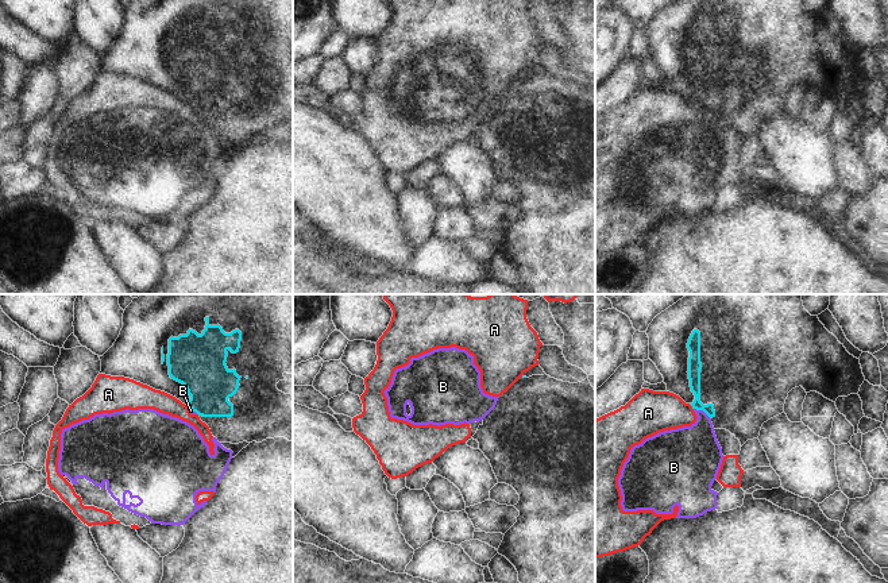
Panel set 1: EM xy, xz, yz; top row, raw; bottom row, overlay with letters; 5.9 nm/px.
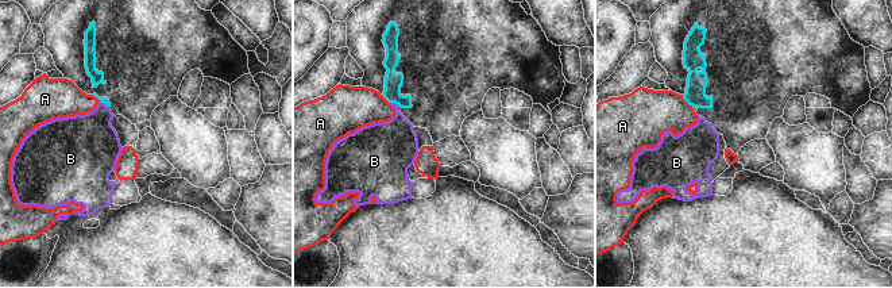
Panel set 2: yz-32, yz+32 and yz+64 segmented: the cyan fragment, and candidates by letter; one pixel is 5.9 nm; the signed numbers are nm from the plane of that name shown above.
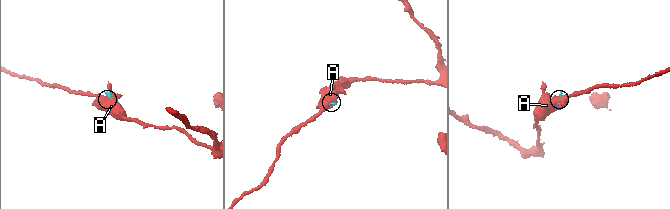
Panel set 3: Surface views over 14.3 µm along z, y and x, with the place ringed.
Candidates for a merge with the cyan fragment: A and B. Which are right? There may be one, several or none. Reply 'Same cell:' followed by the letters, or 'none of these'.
Same cell: none of these

